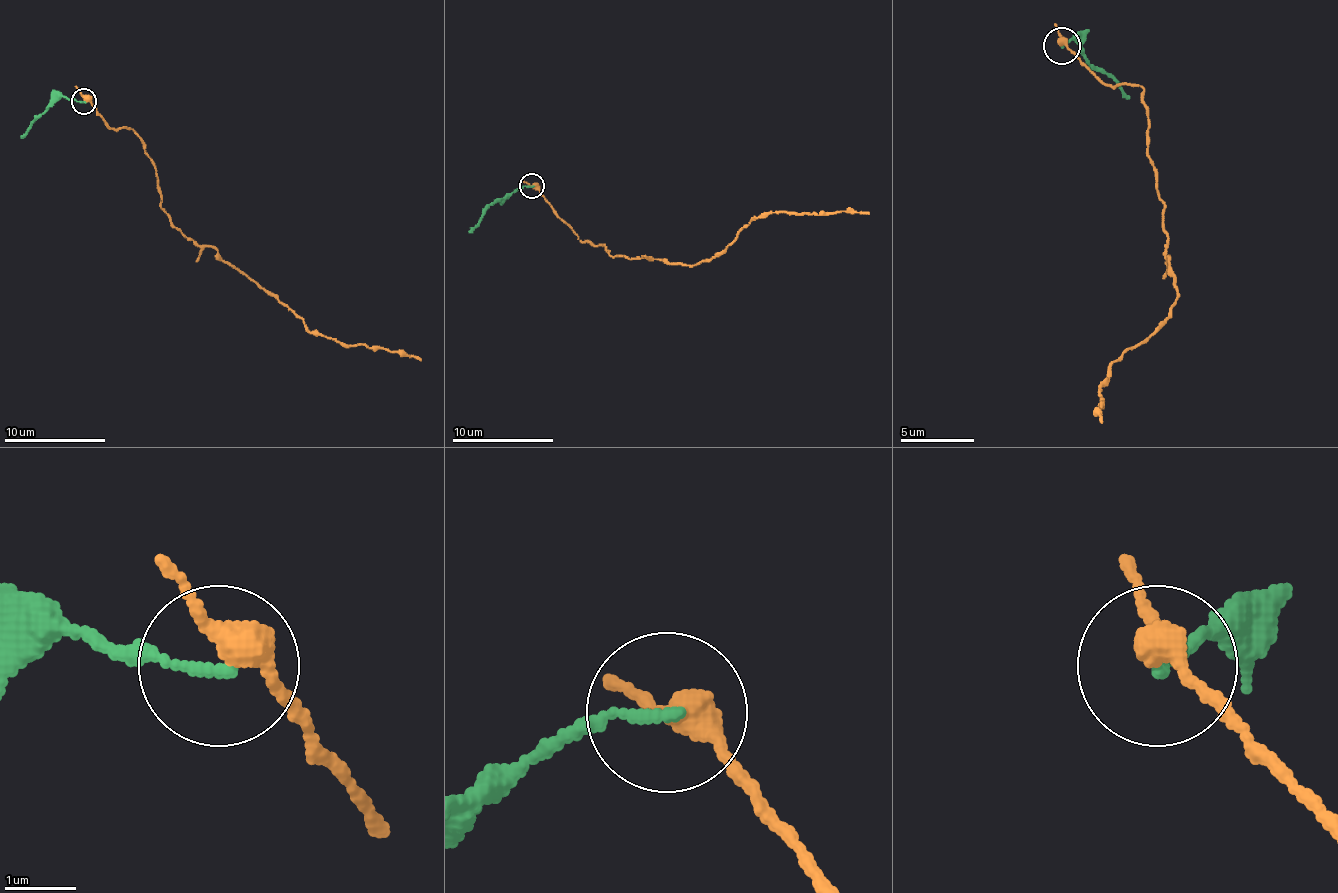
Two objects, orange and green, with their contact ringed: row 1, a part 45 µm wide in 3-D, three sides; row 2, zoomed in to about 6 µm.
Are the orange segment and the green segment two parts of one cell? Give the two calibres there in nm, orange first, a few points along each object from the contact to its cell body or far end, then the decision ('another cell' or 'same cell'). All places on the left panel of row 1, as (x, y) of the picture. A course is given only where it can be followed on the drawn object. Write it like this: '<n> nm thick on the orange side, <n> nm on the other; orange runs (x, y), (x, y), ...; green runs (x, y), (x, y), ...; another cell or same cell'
340 nm thick on the orange side, 160 nm on the other; orange runs (84, 100), (112, 128), (132, 131), (155, 169), (162, 212), (198, 244), (210, 244), (306, 328), (420, 360); green runs (84, 100), (56, 98), (21, 138); another cell

